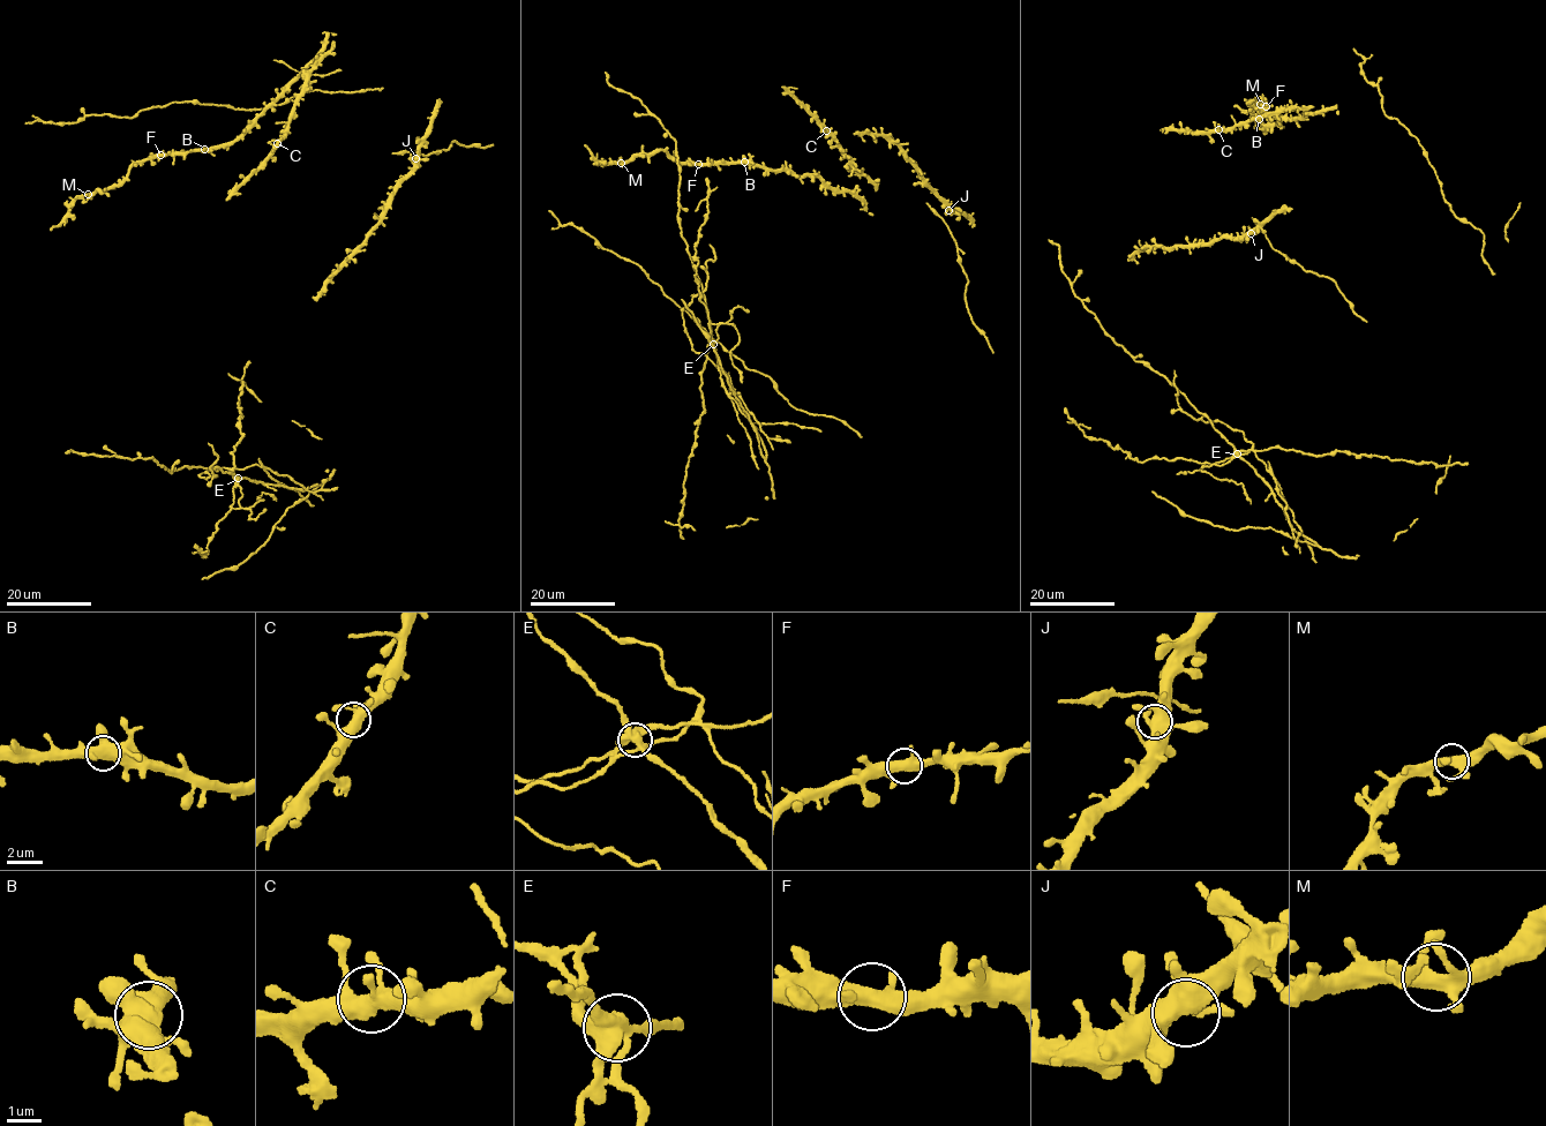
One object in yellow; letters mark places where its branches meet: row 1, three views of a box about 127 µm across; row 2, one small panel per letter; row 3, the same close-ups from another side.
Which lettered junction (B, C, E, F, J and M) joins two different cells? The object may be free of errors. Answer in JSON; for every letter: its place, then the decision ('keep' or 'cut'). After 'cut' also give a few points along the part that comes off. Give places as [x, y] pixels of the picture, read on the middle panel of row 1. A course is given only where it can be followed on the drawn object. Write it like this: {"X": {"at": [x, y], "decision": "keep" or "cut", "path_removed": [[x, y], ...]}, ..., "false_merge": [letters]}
{"B": {"at": [744, 162], "decision": "keep"}, "C": {"at": [826, 130], "decision": "keep"}, "E": {"at": [713, 344], "decision": "cut"}, "F": {"at": [698, 164], "decision": "keep"}, "J": {"at": [948, 210], "decision": "keep"}, "M": {"at": [621, 163], "decision": "keep"}, "false_merge": ["E"]}

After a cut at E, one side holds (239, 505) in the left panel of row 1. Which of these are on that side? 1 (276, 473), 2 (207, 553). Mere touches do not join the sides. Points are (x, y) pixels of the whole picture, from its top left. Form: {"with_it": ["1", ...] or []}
{"with_it": ["1", "2"]}

